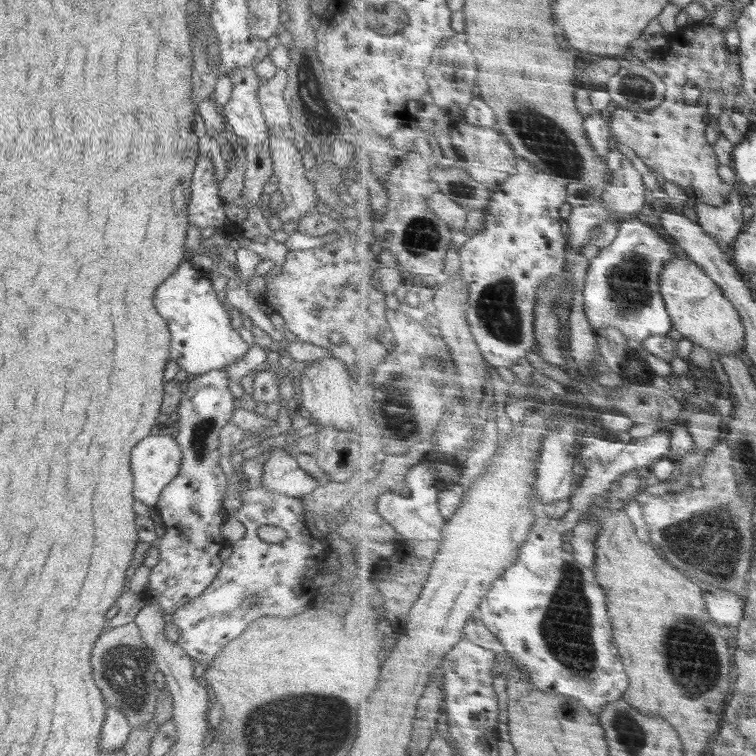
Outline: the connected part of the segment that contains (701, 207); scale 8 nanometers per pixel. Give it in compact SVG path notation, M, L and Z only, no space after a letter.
M736 189L730 193L730 201L726 205L713 207L710 204L696 201L697 212L700 216L700 224L706 232L720 242L734 242L746 225L744 206L747 204L745 198L737 196Z

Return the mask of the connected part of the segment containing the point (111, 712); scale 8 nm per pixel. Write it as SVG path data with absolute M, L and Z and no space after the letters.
M108 708L106 722L102 725L102 734L100 734L101 752L122 750L126 739L130 737L130 730L130 721L126 713L118 708Z

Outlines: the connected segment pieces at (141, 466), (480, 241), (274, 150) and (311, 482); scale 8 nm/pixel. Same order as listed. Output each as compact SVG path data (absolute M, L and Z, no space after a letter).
M150 434L138 442L132 449L130 458L132 476L134 477L132 496L135 500L142 501L148 507L156 506L162 489L176 478L181 462L182 453L180 445L178 445L175 437L172 435Z
M536 166L536 173L511 175L506 184L498 188L488 210L484 210L485 225L459 248L463 262L461 276L470 288L468 318L477 344L484 358L496 368L511 367L537 351L536 308L539 303L539 287L550 278L564 272L568 239L562 234L560 208L568 202L568 181L556 174L546 174Z
M271 134L269 139L272 168L279 178L276 198L286 203L278 216L283 222L298 221L316 208L318 197L314 185L305 177L306 165L294 139Z
M276 446L264 464L262 482L274 492L299 498L321 484L300 468L294 456Z

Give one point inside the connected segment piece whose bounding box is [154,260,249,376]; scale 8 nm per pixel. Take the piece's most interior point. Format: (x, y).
(202, 339)

